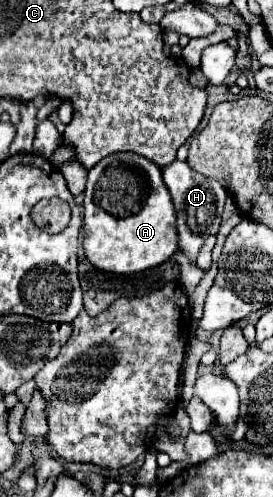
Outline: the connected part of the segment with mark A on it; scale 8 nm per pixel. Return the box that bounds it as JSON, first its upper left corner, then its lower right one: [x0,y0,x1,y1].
[83,153,177,273]

